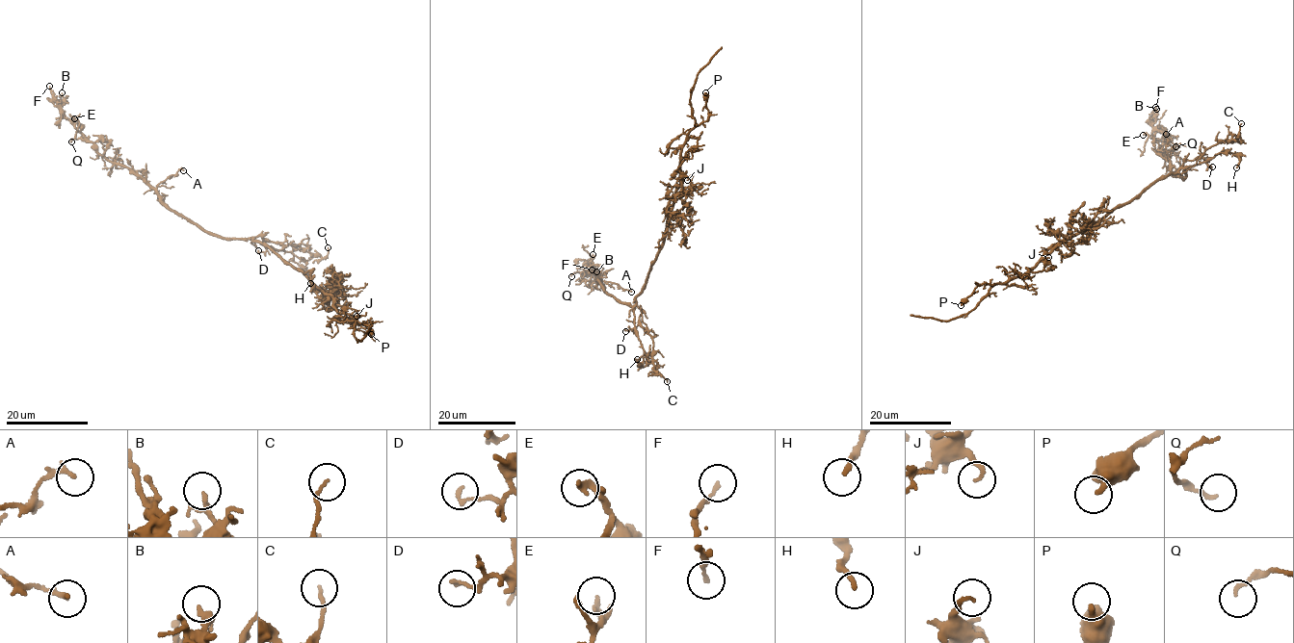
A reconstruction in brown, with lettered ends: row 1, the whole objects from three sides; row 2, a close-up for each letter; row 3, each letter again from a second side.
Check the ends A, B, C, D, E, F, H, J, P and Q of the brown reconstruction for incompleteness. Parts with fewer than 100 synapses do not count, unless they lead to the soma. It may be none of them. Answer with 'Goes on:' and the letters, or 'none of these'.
Goes on: none of these

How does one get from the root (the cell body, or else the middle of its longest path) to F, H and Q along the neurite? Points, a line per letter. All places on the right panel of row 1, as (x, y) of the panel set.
F: (1148, 187), (1182, 168), (1187, 175), (1184, 181), (1174, 176), (1163, 154), (1165, 140), (1150, 121), (1155, 107)
H: (1148, 187), (1186, 167), (1208, 162), (1224, 150), (1239, 155), (1240, 163), (1236, 167)
Q: (1148, 187), (1184, 167), (1184, 181), (1174, 176), (1163, 154), (1166, 155), (1163, 143), (1175, 146)

